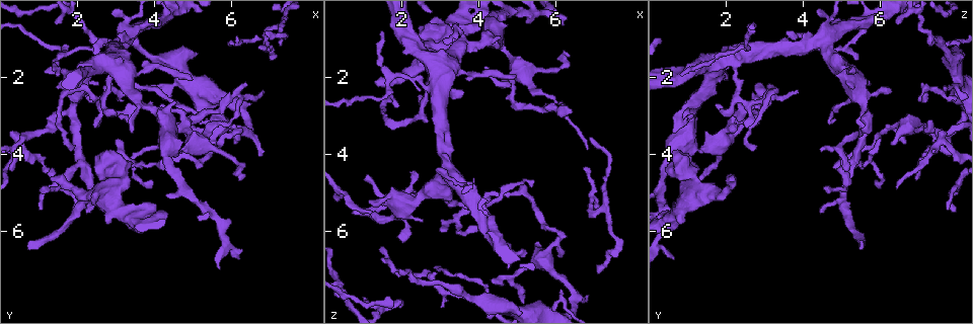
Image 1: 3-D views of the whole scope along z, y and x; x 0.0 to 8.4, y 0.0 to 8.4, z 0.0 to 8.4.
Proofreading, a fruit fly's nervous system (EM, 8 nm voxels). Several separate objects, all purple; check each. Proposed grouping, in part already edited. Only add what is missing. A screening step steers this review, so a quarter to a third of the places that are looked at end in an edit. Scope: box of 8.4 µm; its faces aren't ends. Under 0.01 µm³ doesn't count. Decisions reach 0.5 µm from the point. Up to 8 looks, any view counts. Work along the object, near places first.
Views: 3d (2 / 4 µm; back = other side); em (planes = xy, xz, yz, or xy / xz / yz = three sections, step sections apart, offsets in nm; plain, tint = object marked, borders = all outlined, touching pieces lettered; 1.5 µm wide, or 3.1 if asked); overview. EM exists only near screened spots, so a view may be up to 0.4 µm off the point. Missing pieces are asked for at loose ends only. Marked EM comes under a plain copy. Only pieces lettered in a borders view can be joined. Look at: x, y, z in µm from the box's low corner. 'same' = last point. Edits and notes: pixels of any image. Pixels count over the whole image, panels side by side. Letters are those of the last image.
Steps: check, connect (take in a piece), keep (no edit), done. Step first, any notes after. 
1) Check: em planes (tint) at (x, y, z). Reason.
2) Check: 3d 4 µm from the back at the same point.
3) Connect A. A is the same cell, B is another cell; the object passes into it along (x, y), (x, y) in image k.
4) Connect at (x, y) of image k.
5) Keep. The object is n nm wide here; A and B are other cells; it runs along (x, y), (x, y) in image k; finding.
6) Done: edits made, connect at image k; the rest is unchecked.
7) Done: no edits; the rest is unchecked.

Check: em 3.1 µm xy step 16 (tint) at (6.80, 2.35, 3.85). Branch stops here.

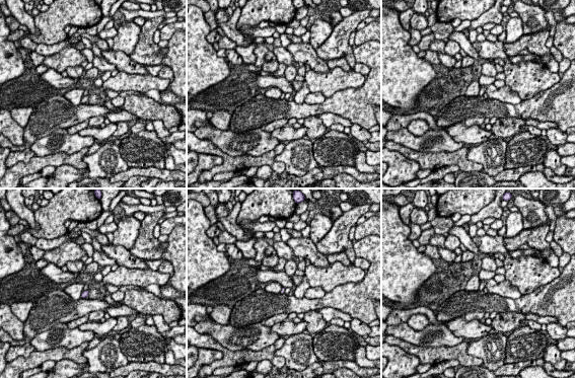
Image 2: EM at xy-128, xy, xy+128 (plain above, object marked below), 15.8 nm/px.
Check: em 3.1 µm yz step 8 (borders) at the same point.

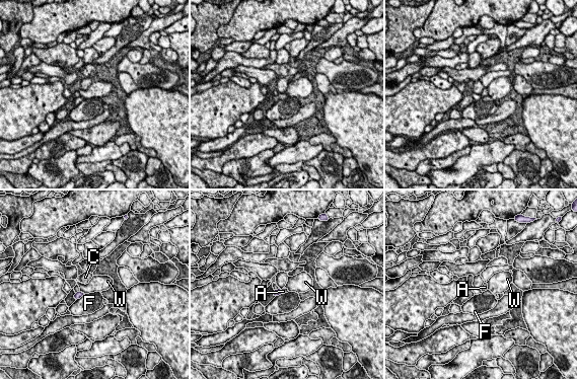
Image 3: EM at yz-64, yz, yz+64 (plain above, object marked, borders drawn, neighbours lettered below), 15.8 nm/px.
Keep. The longest contact is with F, 190 nm; A, C, F and W are other cells; none of them fits.

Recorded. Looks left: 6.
Check: em planes (borders) at (2.00, 5.45, 8.00). Branch stops here.

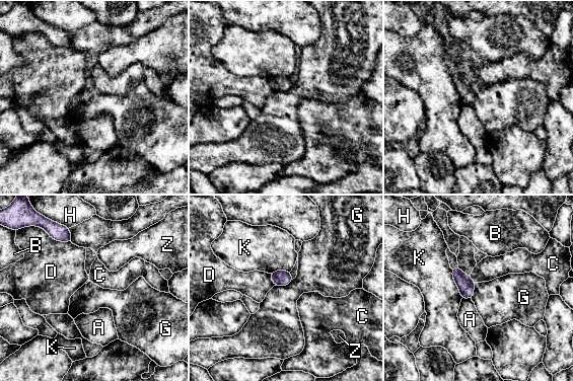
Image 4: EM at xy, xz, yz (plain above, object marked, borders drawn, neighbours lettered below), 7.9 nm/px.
Keep. A, B, C, D, G, H, K and Z are other cells; a border runs along (293, 279), (286, 285), (275, 286) in image 4; none of them fits.

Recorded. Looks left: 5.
Check: 3d 2 µm at (0.70, 6.50, 5.55). Branch stops here.

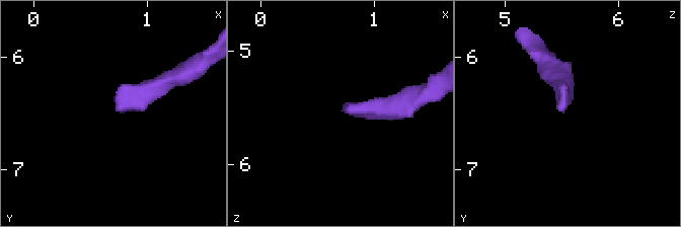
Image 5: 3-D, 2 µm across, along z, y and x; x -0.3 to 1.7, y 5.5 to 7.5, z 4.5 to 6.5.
Check: em xy step 4 (tint) at (0.76, 6.44, 5.56). Now the EM.

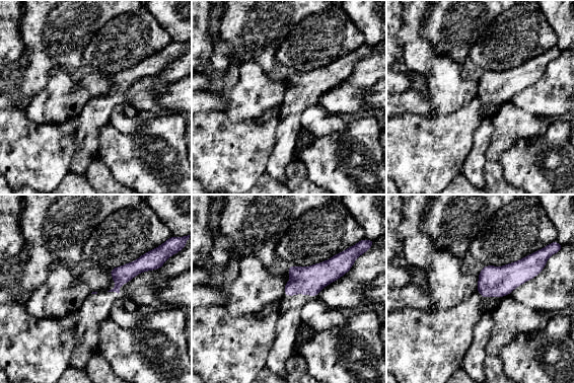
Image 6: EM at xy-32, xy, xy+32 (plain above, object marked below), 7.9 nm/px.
Check: em planes (borders) at the same point.

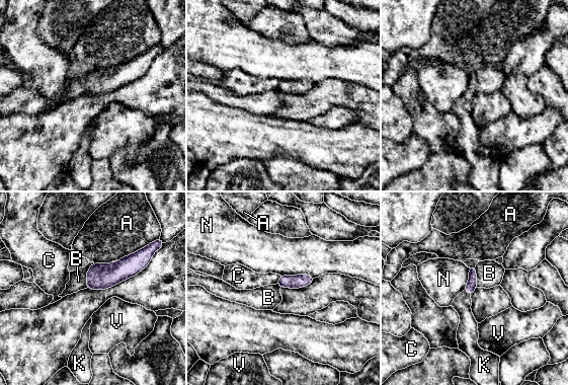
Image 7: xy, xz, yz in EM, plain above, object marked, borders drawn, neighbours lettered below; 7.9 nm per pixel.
Connect K. K is the same cell, A, B, C, N and V are other cells; the object passes into it along (472, 282), (467, 292), (462, 303) in image 7; it goes on there.

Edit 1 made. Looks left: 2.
Done: edits made, connect at image 7; the rest is unchecked.

